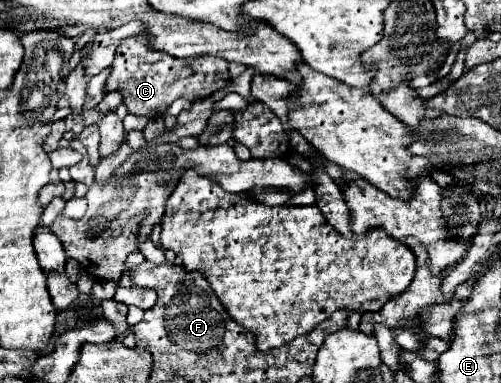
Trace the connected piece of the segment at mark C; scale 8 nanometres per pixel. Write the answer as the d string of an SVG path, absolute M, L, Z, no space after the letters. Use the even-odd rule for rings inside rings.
M133 35L123 39L117 47L109 79L105 81L105 93L119 91L125 99L123 103L129 113L159 117L179 97L185 97L189 101L199 101L227 85L229 81L227 61L219 57L175 59L175 57L167 57L167 53L155 53L153 49L149 49L147 41L149 41L147 35Z

